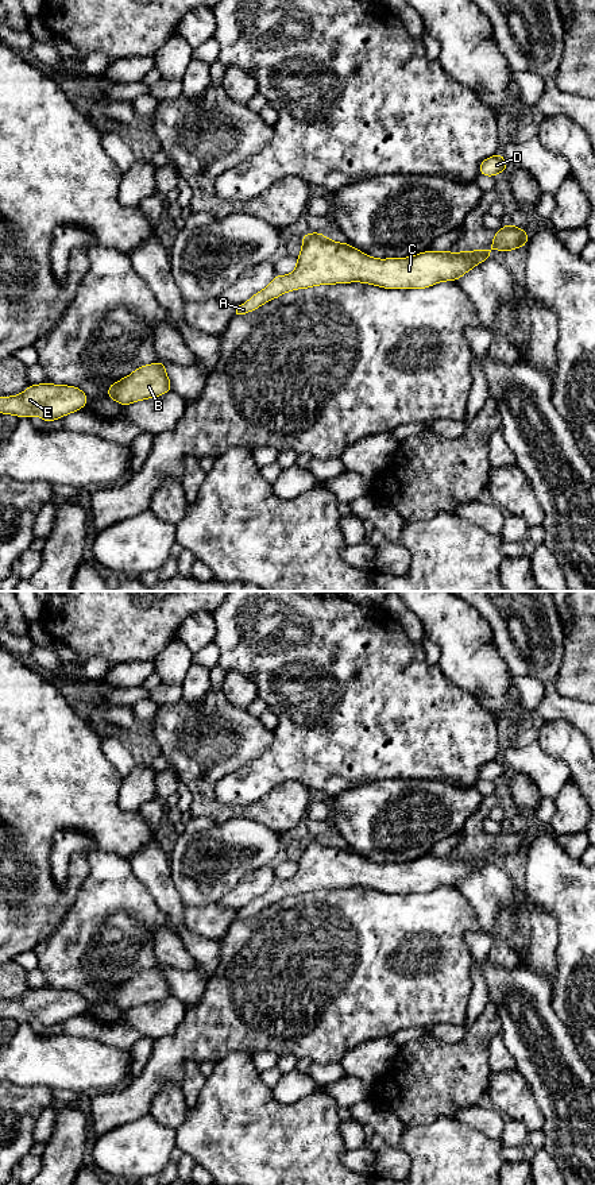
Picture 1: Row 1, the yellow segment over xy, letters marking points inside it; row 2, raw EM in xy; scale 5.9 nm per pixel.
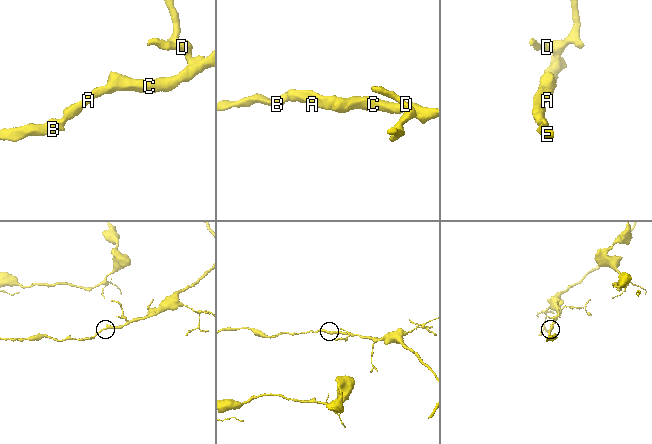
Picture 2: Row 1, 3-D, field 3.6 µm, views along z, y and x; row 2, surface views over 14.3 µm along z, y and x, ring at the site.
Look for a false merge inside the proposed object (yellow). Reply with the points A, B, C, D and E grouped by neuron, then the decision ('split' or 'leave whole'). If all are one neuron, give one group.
A B C D E; leave whole

